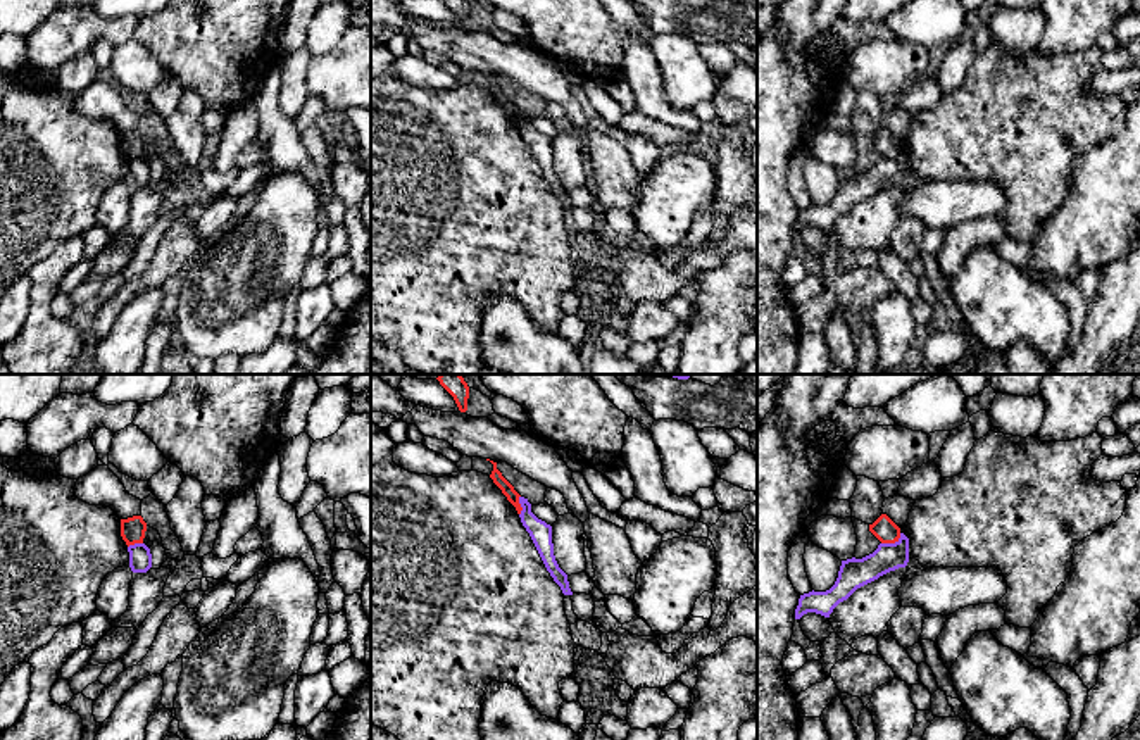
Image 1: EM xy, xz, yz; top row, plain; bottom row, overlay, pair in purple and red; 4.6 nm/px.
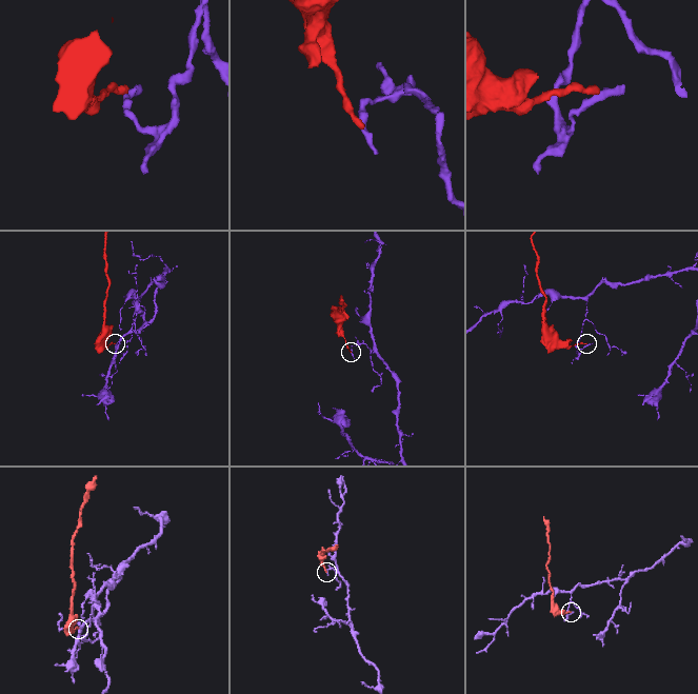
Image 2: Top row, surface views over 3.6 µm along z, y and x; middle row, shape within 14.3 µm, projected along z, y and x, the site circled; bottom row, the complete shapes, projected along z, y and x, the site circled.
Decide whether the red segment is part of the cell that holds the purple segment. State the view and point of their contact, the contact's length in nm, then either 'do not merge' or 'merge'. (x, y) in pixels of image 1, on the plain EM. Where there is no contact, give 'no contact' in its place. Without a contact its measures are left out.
yz (892, 157) | 110 nm | do not merge

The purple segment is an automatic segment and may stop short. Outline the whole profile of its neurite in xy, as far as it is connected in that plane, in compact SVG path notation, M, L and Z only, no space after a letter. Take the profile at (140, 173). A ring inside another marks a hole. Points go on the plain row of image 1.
M145 157L129 159L128 166L133 186L147 186L152 181L152 167Z

